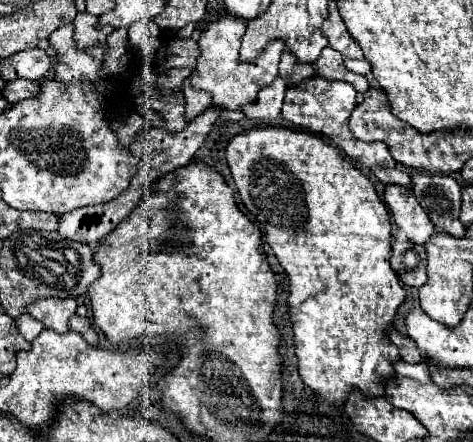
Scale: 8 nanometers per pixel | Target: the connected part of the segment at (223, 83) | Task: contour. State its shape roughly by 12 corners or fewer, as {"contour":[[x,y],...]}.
{"contour":[[226,15],[198,39],[190,81],[212,105],[240,109],[278,77],[284,43],[242,61],[244,19]]}

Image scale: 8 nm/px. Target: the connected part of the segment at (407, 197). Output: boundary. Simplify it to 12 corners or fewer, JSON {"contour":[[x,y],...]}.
{"contour":[[386,185],[396,225],[412,243],[436,233],[408,187]]}

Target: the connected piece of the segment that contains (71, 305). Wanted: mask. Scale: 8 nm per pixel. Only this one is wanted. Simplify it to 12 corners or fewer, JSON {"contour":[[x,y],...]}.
{"contour":[[38,299],[26,311],[56,333],[68,331],[76,299]]}

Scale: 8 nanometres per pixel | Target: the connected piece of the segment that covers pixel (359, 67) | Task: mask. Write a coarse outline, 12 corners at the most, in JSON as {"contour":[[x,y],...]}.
{"contour":[[344,59],[348,71],[366,75],[370,71],[370,63],[366,59],[352,61]]}

